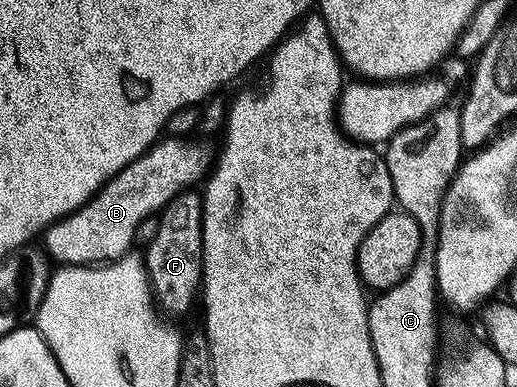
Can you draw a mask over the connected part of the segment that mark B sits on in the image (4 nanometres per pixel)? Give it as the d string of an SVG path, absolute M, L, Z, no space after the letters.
M162 138L152 144L142 156L135 158L135 162L119 170L119 174L108 180L79 210L46 228L43 233L44 251L61 266L100 266L126 255L132 249L129 247L134 247L139 222L160 213L161 209L167 206L167 202L171 202L171 198L200 185L208 177L215 163L214 149L211 150L207 145L193 139L197 138Z

